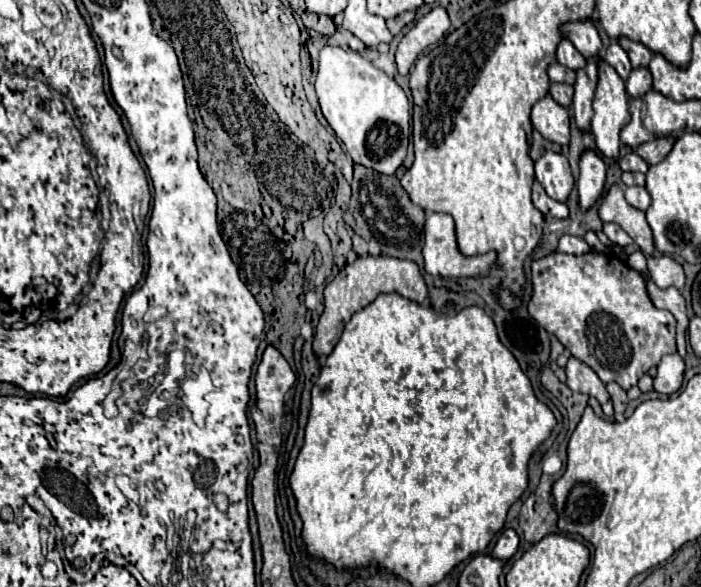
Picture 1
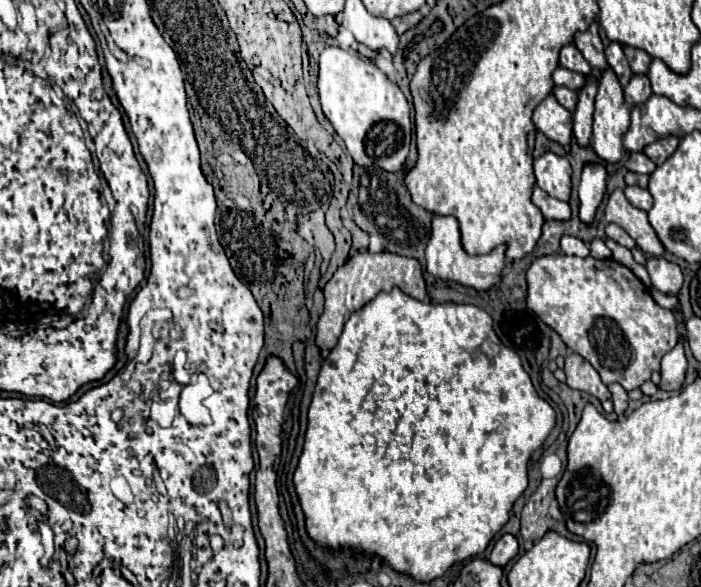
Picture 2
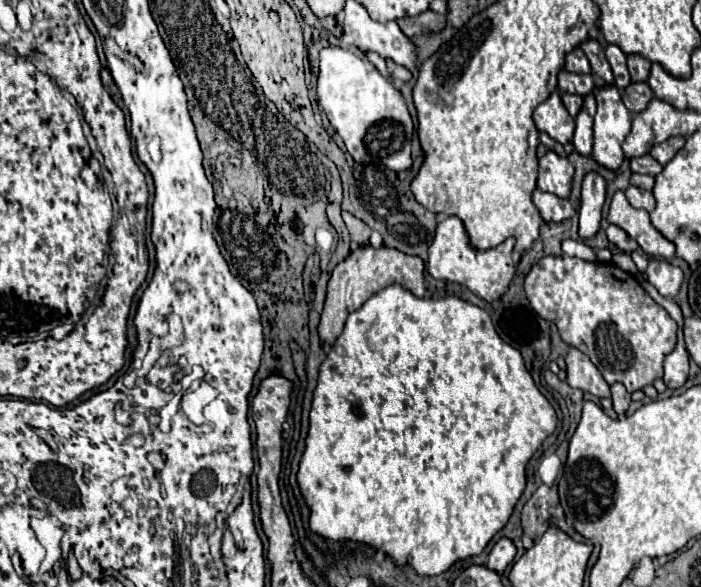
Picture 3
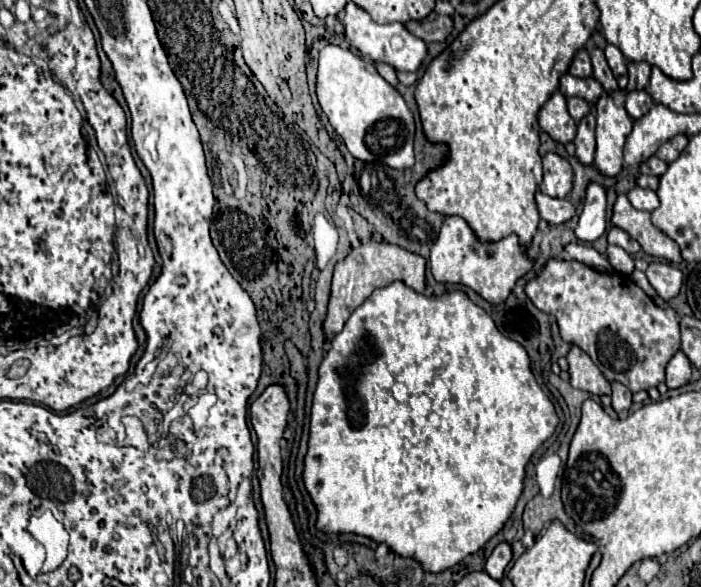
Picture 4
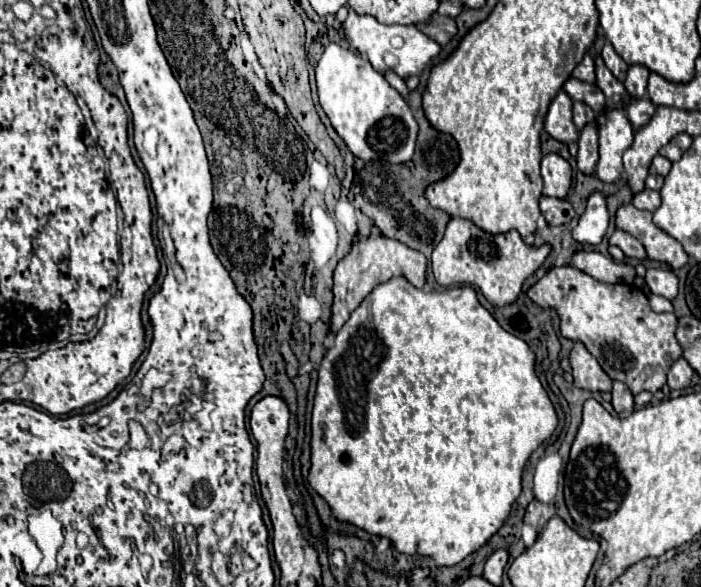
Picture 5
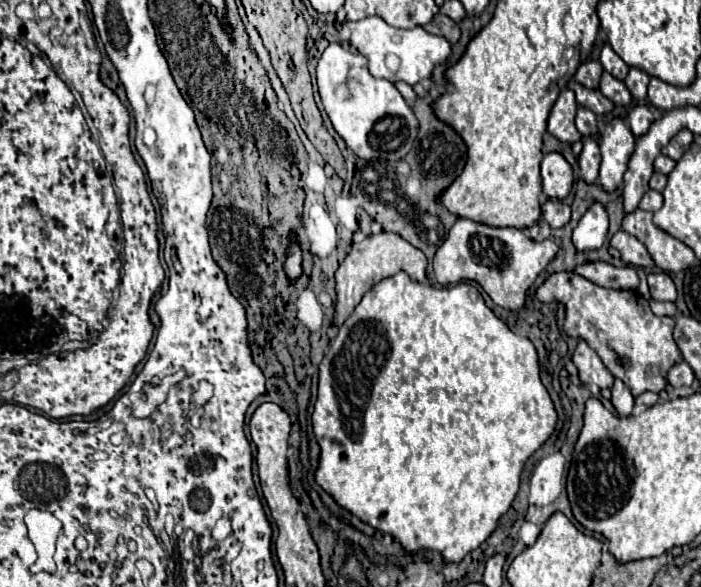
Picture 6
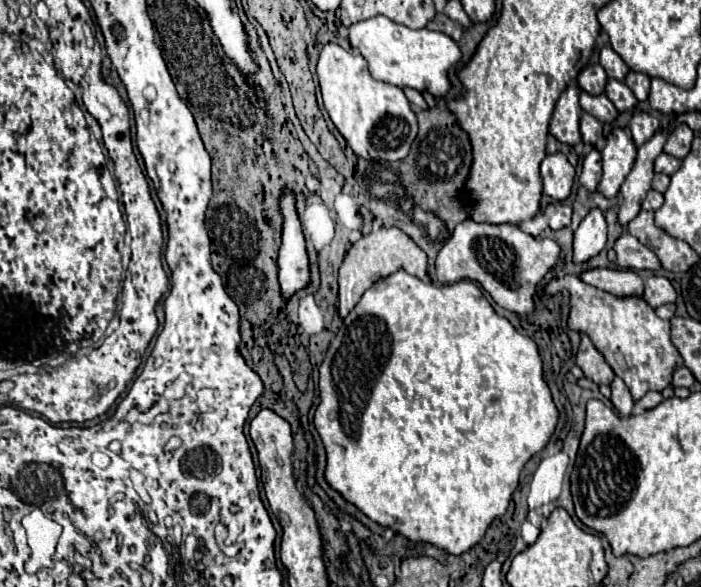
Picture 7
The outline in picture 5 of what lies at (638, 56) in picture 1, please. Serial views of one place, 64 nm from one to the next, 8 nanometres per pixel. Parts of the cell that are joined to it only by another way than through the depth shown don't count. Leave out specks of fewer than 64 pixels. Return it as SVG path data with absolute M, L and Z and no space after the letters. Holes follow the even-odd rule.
M630 66L628 68L628 76L624 80L624 86L626 86L626 92L632 96L632 98L644 98L646 94L646 84L648 84L648 68L644 66Z

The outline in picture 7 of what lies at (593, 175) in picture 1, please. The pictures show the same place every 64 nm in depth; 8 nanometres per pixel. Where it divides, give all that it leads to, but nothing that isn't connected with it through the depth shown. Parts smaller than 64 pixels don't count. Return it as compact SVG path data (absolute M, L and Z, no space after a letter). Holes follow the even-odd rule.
M594 208L588 216L580 222L578 230L574 232L574 264L584 264L590 258L598 256L600 250L606 246L606 220L604 214Z

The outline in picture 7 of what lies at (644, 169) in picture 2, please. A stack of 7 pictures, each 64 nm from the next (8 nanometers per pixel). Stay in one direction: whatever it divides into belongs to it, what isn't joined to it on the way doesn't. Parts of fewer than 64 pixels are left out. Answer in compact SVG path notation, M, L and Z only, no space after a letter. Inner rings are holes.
M660 154L658 158L656 158L656 162L654 162L654 170L656 172L662 172L662 174L668 174L668 176L672 176L678 168L680 168L680 164L682 164L682 160L680 158L674 158L674 156L670 156L670 154Z

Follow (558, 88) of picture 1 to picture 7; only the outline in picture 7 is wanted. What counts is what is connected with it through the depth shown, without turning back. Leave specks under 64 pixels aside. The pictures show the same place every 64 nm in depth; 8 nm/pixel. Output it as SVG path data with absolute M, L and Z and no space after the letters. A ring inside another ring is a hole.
M588 112L582 114L580 130L582 130L582 140L584 140L584 144L596 146L596 144L600 144L600 140L604 138L604 134L602 134L604 126L602 126L594 116L590 116Z

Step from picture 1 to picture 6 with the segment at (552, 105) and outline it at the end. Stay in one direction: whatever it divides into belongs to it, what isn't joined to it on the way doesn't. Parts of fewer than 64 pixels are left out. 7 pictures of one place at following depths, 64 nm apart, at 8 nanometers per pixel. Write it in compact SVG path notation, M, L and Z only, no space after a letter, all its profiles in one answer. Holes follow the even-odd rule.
M564 88L550 112L550 118L548 118L548 132L552 136L556 136L560 142L574 144L582 138L574 124L576 108L578 108L578 104L574 98L574 92L570 88Z

